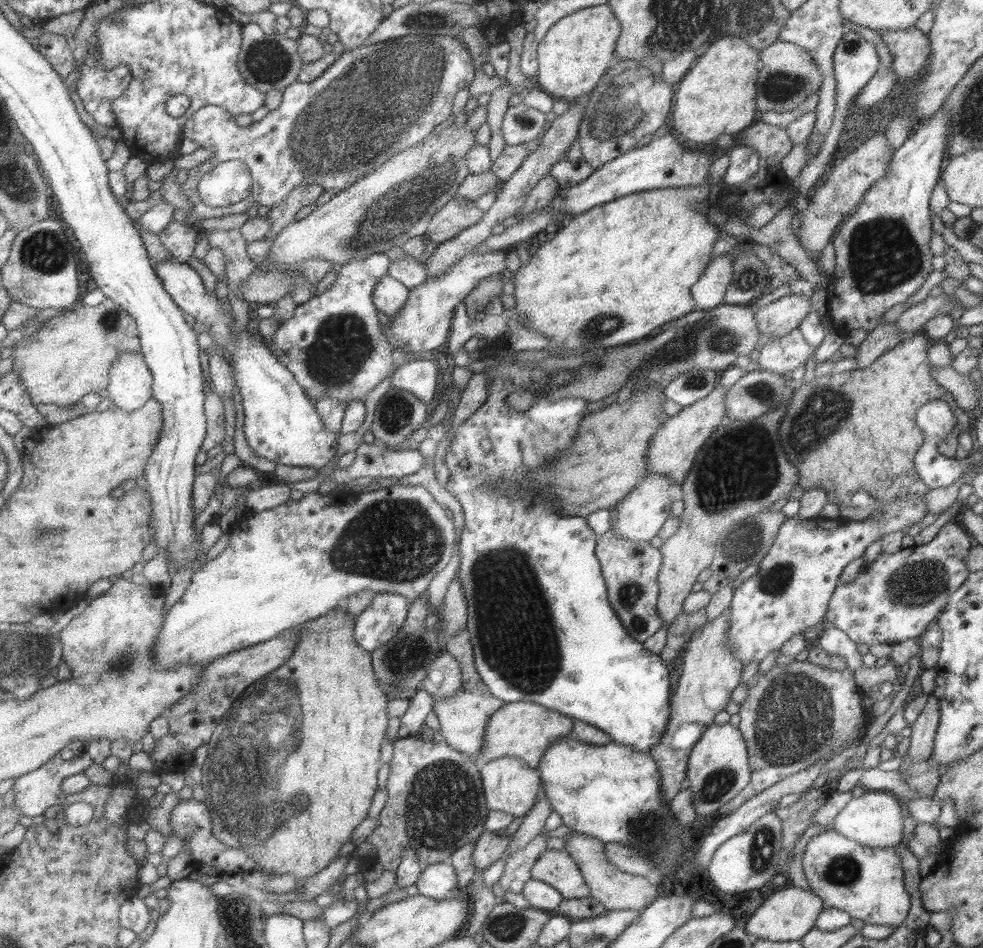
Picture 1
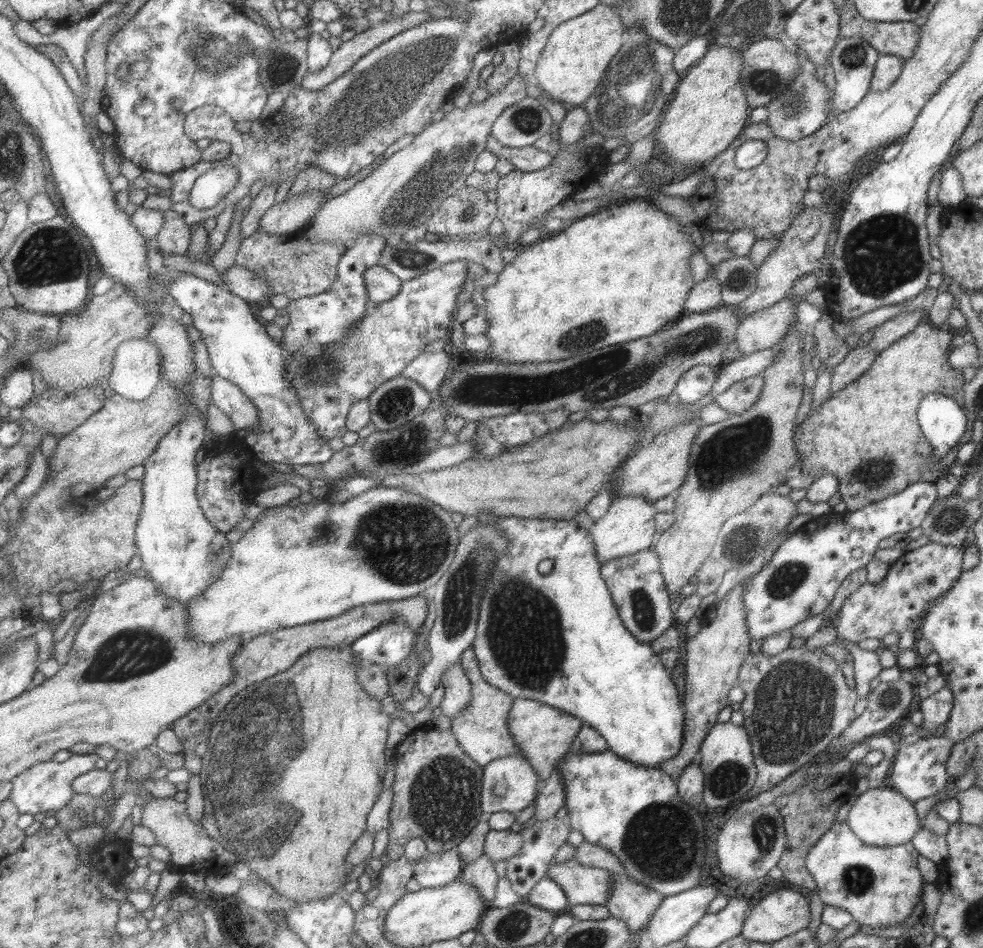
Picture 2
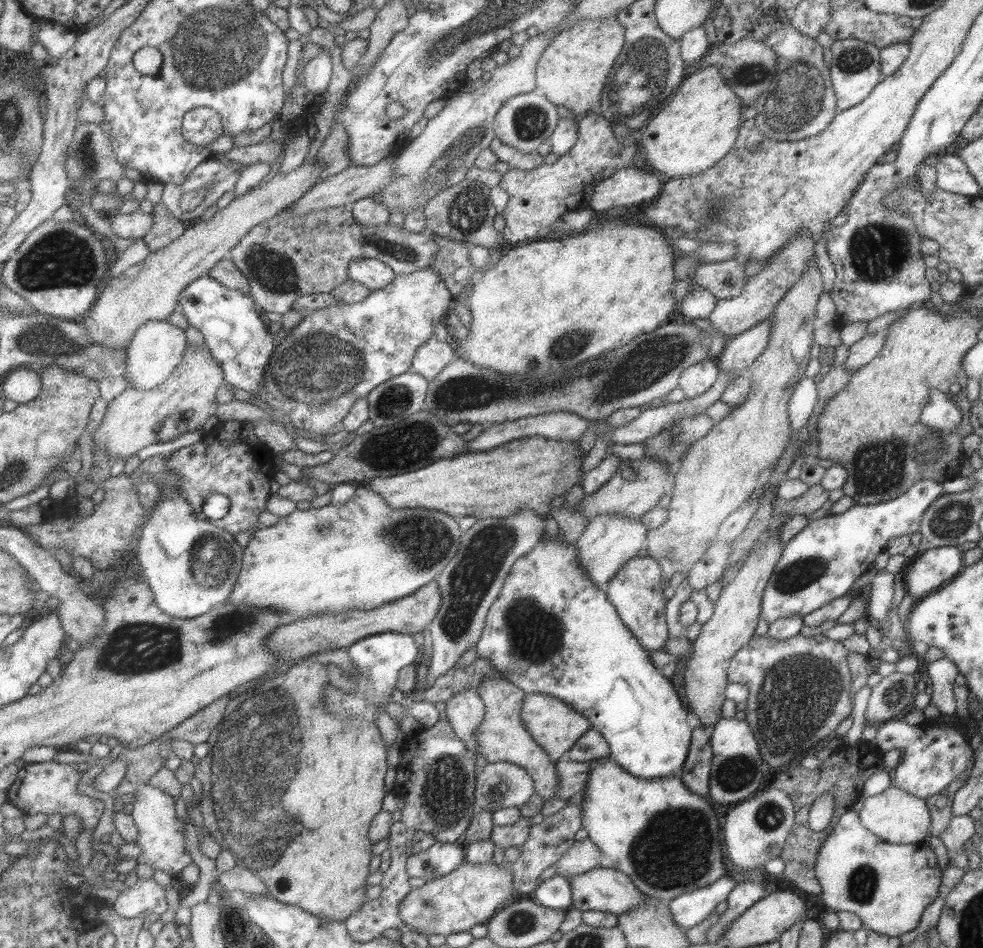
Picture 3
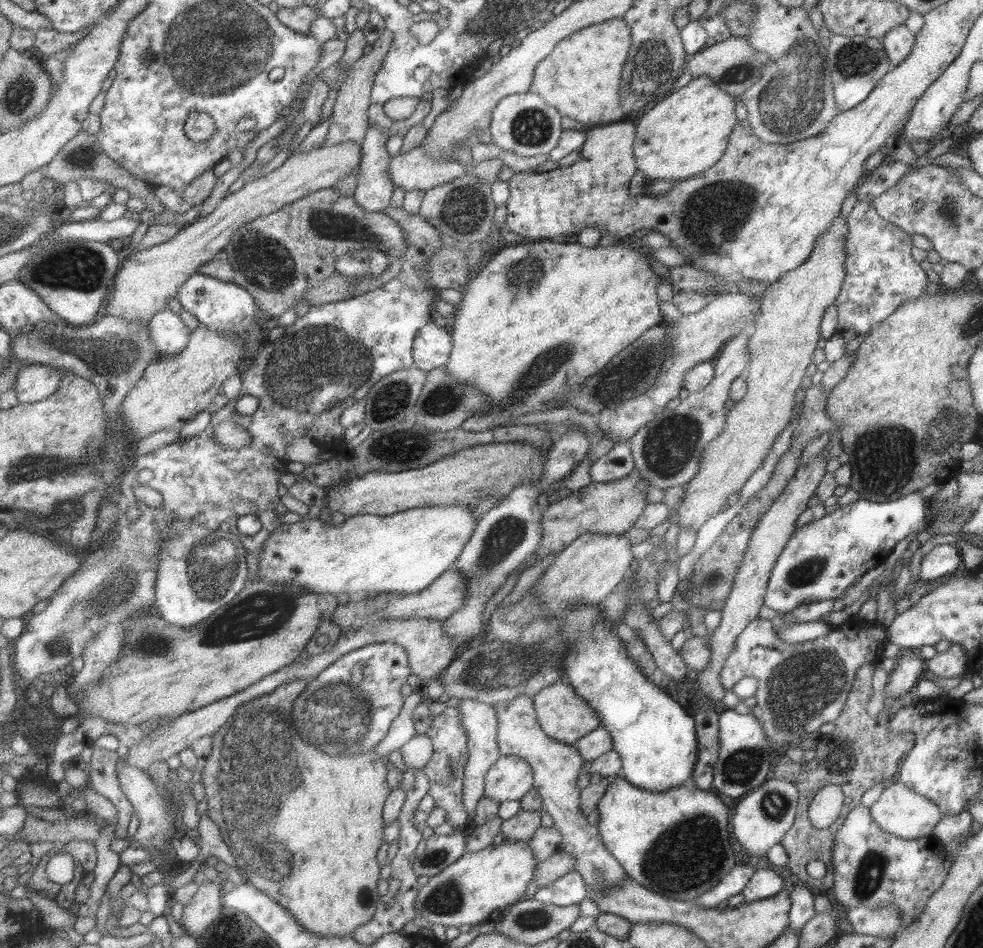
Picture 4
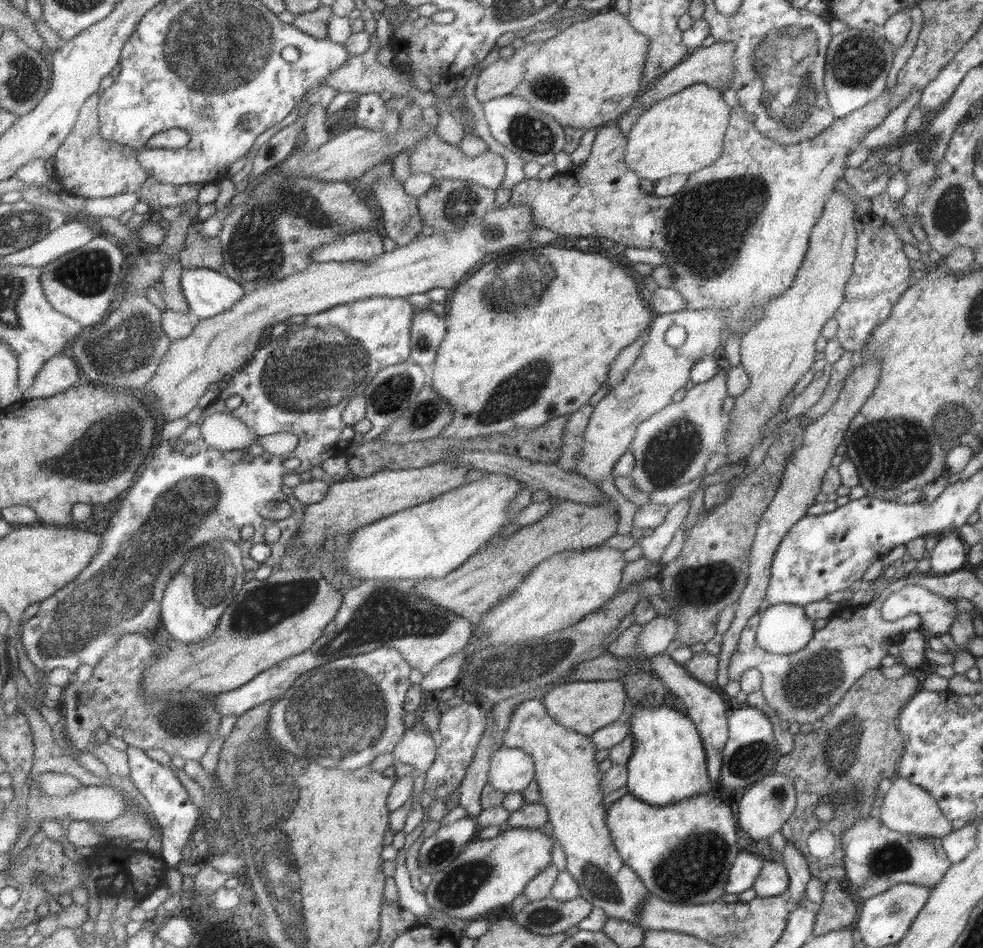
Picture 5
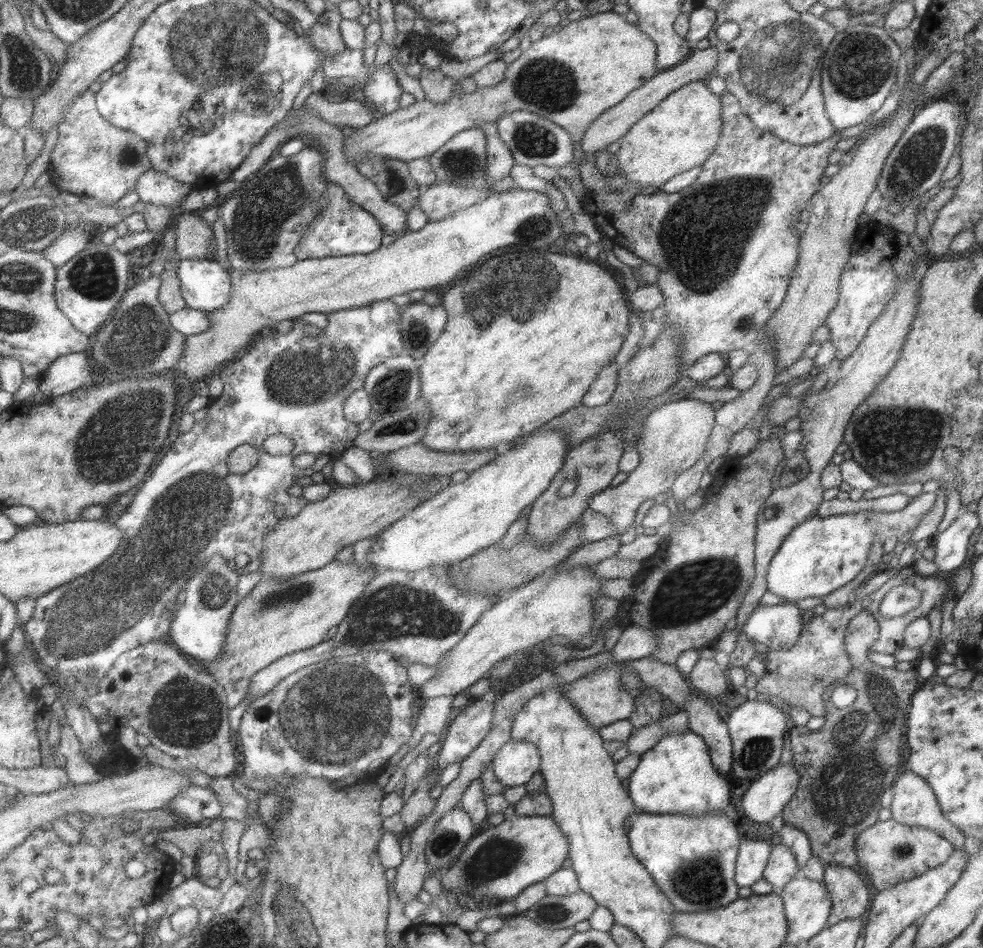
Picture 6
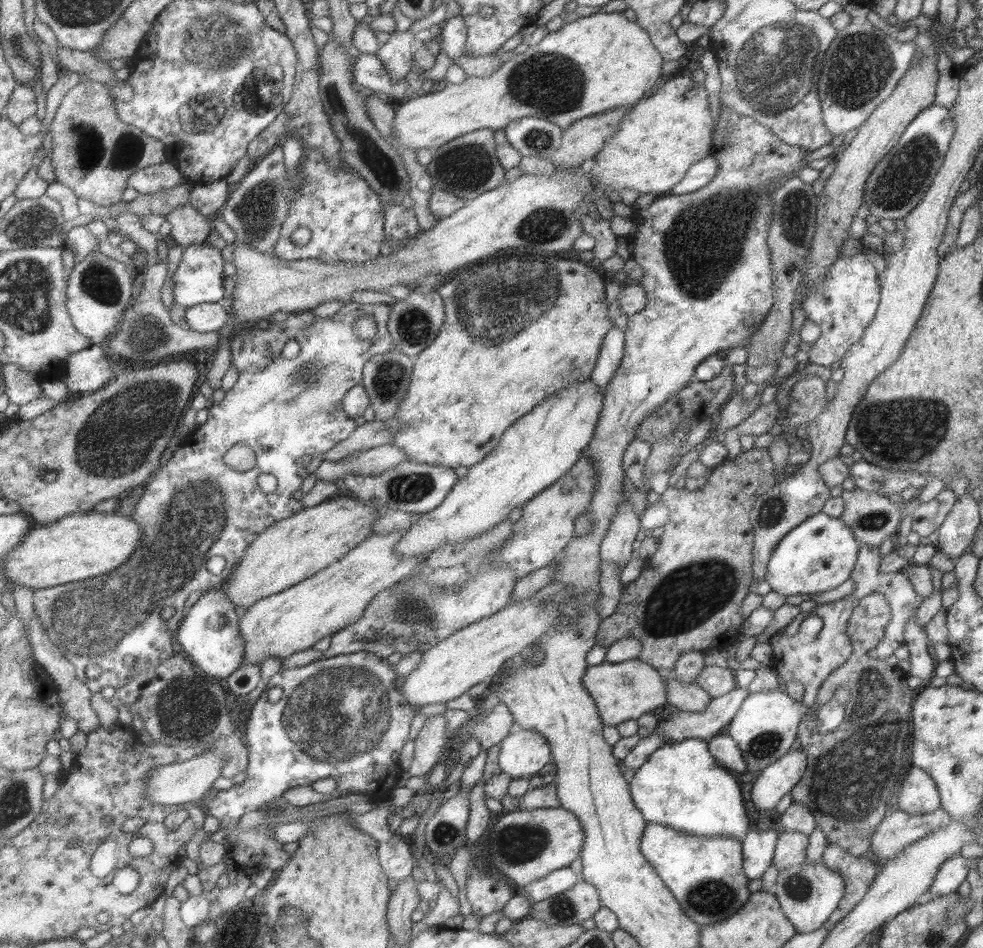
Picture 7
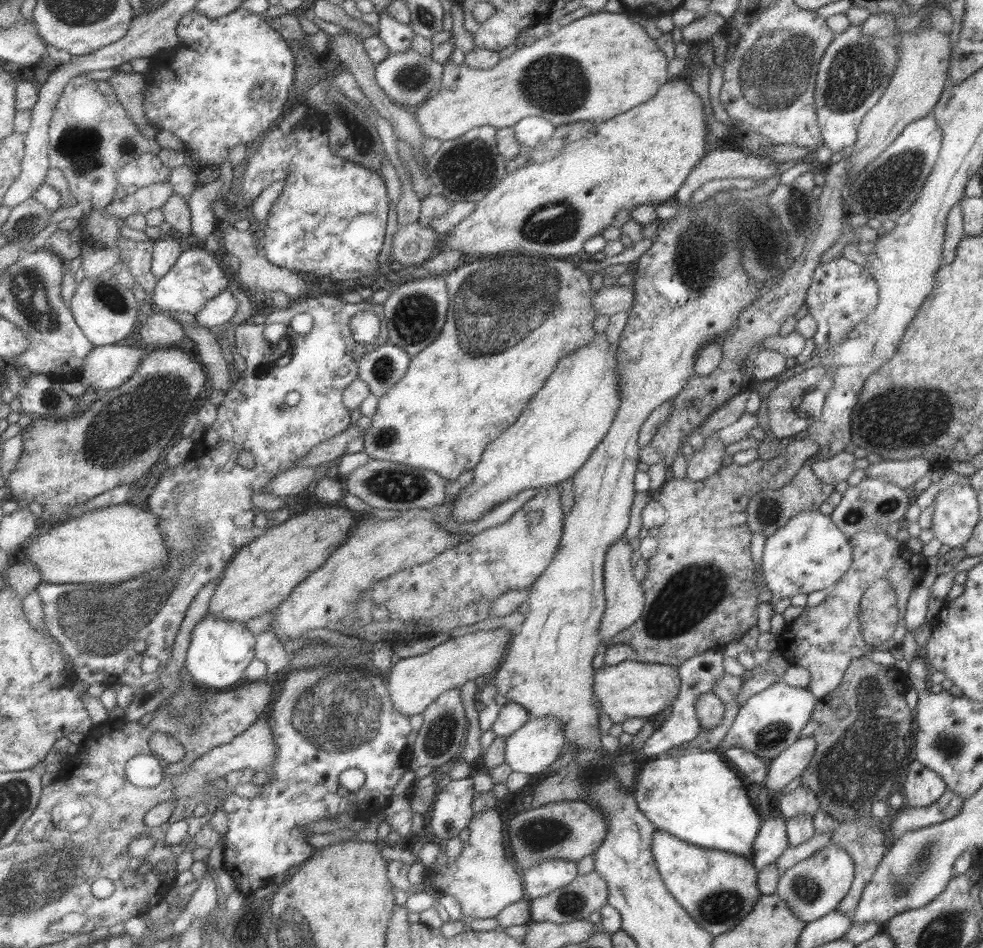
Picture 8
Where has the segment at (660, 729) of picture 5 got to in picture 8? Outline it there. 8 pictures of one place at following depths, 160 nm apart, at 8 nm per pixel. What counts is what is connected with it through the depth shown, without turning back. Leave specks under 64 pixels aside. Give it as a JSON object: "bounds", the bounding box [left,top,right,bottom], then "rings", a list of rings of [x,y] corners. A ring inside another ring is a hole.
{"bounds":[631,745,765,861],"rings":[[[683,745],[646,760],[635,776],[635,788],[631,793],[638,809],[656,829],[695,846],[732,852],[748,861],[752,859],[752,842],[765,816],[759,816],[749,804],[743,782],[721,760],[717,749],[705,751],[701,747]]]}

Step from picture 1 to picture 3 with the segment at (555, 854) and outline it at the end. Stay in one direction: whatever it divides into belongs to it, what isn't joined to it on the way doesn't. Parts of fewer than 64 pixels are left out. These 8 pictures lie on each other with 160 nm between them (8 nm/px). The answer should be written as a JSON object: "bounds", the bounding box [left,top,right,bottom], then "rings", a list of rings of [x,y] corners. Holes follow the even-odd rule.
{"bounds":[567,868,647,916],"rings":[[[593,868],[583,874],[567,878],[569,889],[571,889],[571,908],[579,909],[582,912],[591,910],[599,912],[609,912],[615,916],[625,912],[631,912],[637,908],[641,902],[647,900],[647,896],[637,891],[631,880],[613,868]]]}

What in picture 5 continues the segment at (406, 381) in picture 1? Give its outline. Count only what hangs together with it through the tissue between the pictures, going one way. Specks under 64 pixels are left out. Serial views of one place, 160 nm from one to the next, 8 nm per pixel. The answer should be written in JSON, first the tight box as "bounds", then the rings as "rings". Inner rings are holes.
{"bounds":[408,309,446,366],"rings":[[[416,309],[410,326],[408,360],[419,366],[433,364],[438,348],[446,336],[446,325],[445,317],[437,317],[431,309]]]}

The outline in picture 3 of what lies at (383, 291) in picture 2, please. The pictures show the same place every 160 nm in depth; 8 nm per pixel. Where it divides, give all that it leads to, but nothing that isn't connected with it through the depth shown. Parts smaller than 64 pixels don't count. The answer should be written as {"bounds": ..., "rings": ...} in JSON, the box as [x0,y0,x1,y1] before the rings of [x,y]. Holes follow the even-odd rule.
{"bounds":[350,258,394,292],"rings":[[[377,258],[353,259],[350,264],[351,279],[375,292],[383,290],[394,279],[391,267]]]}

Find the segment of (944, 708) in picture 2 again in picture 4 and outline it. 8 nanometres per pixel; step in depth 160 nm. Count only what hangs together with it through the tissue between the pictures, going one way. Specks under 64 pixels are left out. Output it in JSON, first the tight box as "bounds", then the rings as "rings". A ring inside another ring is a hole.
{"bounds":[927,642,967,678],"rings":[[[951,642],[945,652],[936,652],[928,661],[927,670],[931,675],[938,678],[955,678],[963,676],[967,657],[965,651],[956,642]]]}

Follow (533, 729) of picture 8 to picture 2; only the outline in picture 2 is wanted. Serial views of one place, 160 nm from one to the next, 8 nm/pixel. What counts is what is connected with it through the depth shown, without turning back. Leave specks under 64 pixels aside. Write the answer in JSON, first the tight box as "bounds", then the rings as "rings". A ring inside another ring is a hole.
{"bounds":[480,755,539,814],"rings":[[[509,755],[493,759],[482,767],[480,809],[487,813],[511,812],[516,814],[534,802],[534,798],[539,793],[537,786],[537,773],[524,757]]]}

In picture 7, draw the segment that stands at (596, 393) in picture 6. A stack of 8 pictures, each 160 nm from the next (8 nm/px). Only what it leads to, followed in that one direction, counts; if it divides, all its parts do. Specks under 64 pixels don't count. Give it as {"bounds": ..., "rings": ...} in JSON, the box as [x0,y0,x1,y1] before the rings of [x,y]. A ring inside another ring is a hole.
{"bounds":[591,327,624,396],"rings":[[[611,327],[604,336],[599,354],[591,371],[591,383],[597,387],[601,396],[605,395],[605,387],[613,378],[616,368],[619,368],[624,351],[624,332],[617,327]]]}

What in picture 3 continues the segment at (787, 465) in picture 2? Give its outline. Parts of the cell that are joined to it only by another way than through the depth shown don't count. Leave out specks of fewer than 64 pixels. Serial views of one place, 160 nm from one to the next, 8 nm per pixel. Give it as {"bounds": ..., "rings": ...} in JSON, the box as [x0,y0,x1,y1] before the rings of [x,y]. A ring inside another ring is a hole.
{"bounds":[643,257,825,581],"rings":[[[816,257],[810,259],[808,262],[808,269],[803,272],[803,274],[799,277],[799,280],[795,281],[795,284],[791,285],[791,288],[787,290],[787,292],[783,295],[783,298],[775,305],[772,314],[769,316],[769,319],[772,320],[772,331],[769,335],[769,340],[767,346],[763,349],[763,352],[748,366],[746,375],[748,376],[751,387],[749,388],[748,396],[743,400],[743,403],[739,404],[739,407],[733,407],[731,412],[723,418],[720,422],[716,422],[714,426],[711,428],[710,432],[707,432],[705,436],[698,438],[696,443],[691,444],[691,448],[689,448],[687,454],[683,456],[681,467],[674,474],[674,486],[672,489],[672,493],[670,494],[670,501],[668,503],[667,512],[667,521],[665,523],[659,525],[657,529],[651,528],[647,530],[646,541],[644,542],[644,550],[643,554],[654,558],[657,561],[657,564],[660,565],[661,576],[664,580],[668,581],[671,578],[671,575],[674,572],[679,572],[684,575],[693,565],[694,562],[699,560],[699,557],[706,551],[712,544],[708,544],[710,542],[710,538],[714,538],[717,535],[717,530],[719,524],[729,516],[730,512],[733,512],[742,502],[745,502],[749,496],[751,496],[751,492],[756,490],[756,486],[758,486],[758,478],[761,472],[767,471],[767,469],[771,469],[773,465],[775,465],[780,459],[781,454],[785,451],[785,448],[788,446],[789,440],[789,431],[791,431],[791,426],[789,426],[789,418],[787,418],[787,406],[789,403],[789,397],[793,395],[793,389],[795,389],[795,385],[799,383],[804,377],[805,374],[805,366],[807,366],[807,362],[809,359],[809,350],[811,350],[811,346],[814,344],[813,342],[813,319],[816,317],[815,307],[816,302],[818,301],[818,296],[825,292],[823,289],[823,285],[821,282],[821,276],[819,275],[819,271],[816,267]]]}

